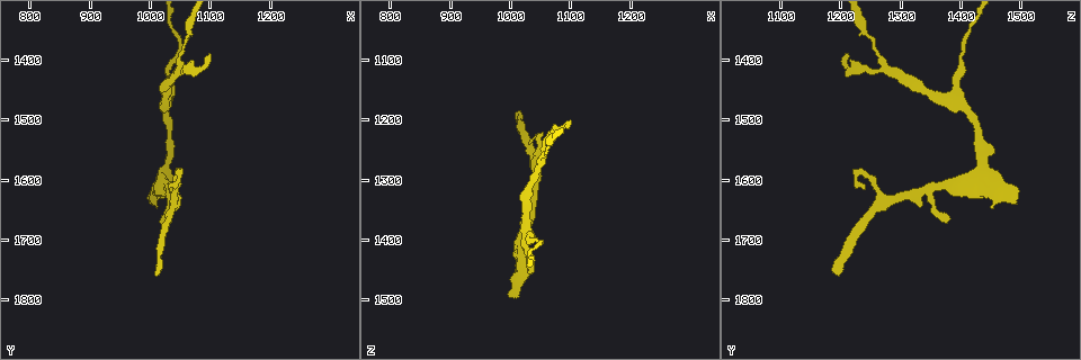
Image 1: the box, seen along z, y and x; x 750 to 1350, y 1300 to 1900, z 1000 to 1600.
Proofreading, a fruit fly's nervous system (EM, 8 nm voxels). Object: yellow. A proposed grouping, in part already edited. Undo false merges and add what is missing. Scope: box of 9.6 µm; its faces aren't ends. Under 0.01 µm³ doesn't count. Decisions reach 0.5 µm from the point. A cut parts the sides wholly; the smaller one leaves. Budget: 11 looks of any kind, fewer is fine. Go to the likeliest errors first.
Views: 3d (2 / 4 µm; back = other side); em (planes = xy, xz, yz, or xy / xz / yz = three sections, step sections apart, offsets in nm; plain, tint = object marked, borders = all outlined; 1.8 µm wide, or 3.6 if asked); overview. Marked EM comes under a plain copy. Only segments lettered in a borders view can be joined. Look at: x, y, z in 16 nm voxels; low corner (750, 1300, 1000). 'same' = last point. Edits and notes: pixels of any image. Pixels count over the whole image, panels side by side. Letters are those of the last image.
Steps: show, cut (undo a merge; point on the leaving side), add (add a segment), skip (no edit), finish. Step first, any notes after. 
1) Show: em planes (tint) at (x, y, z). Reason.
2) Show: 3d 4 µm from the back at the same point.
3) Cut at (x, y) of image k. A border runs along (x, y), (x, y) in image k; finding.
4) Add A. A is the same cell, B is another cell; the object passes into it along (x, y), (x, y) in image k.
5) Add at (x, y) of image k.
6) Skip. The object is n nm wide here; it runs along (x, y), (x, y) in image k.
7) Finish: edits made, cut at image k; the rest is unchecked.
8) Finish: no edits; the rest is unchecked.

Show: 3d 2 µm at (1005, 1765, 1195).

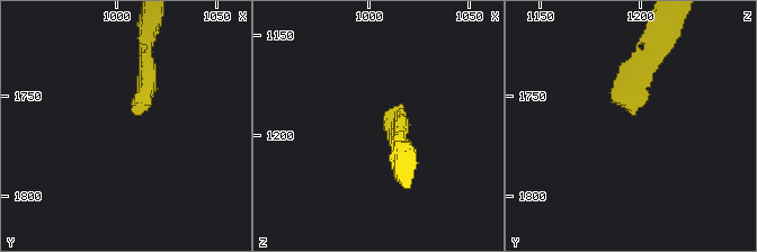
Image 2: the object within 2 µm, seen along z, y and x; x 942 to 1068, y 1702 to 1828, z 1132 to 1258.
Show: em planes (borders) at (1010, 1761, 1197).

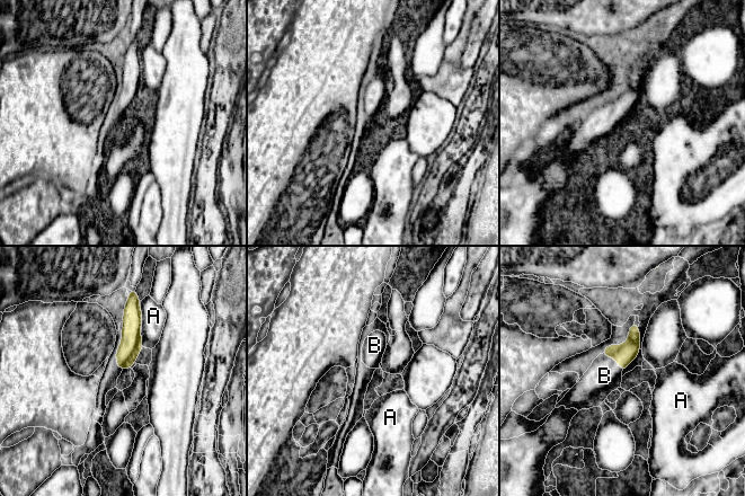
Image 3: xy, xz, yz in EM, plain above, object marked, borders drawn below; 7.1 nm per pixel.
Add B. The longest contact is with B, 200 nm; B is the same cell, A is another cell; it goes on there.

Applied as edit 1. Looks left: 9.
Show: 3d 2 µm from the back at (1030, 1615, 1240). Thin end.

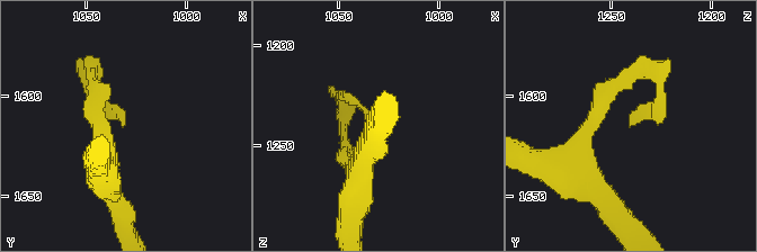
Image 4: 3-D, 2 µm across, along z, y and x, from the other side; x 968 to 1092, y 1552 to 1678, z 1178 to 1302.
Show: em planes (borders) at (1029, 1614, 1242).

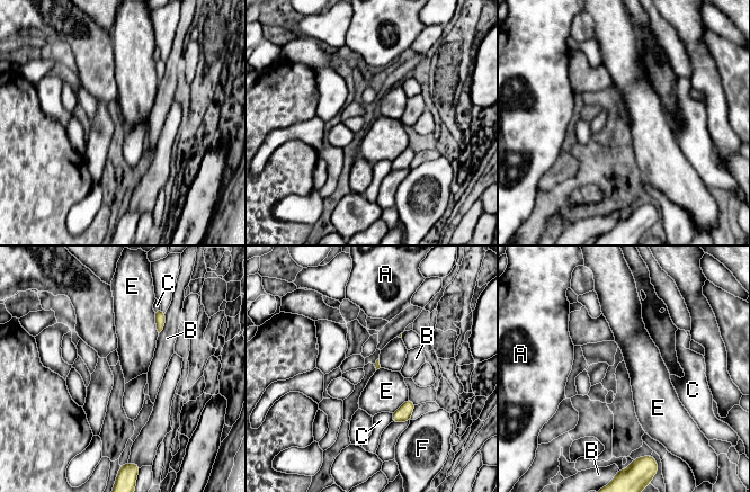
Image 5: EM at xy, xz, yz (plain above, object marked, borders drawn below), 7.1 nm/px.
Skip. A, B, C, E and F are other cells; a border runs along (153, 312), (155, 329), (159, 332) in image 5; no lettered segment goes on from it.

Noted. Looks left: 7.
Show: 3d 4 µm at (1020, 1670, 1375). An open end.

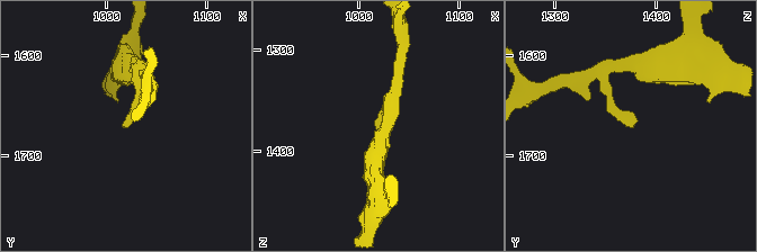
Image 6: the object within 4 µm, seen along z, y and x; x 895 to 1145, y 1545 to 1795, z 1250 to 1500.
Show: em 3.6 µm planes (borders) at (1016, 1668, 1376).

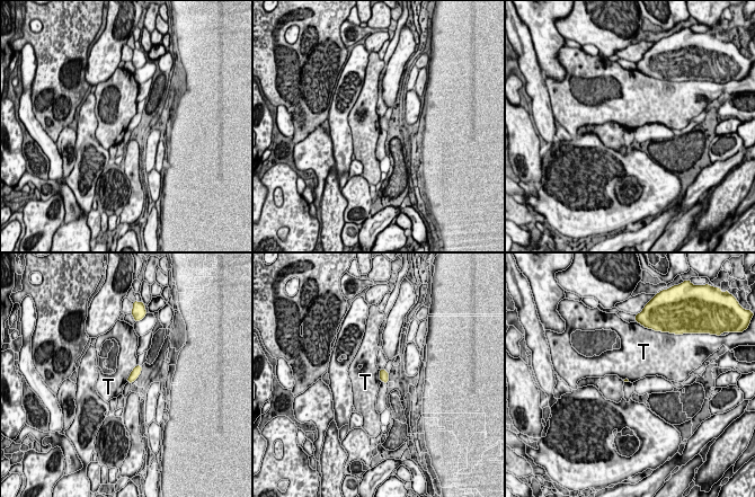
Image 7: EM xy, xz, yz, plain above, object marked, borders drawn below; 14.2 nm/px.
Skip. T is another cell; a border runs along (136, 365), (126, 381) in image 7; none of them fits.

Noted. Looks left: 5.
Show: em planes (borders) at (1095, 1390, 1215). Branch stops here.

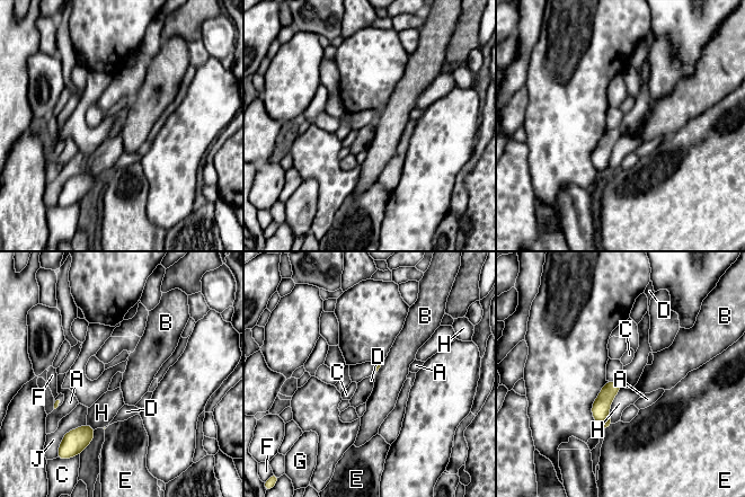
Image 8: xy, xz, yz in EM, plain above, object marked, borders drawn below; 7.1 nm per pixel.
Skip. The longest contact is with H, 260 nm; A, B, C, D, E, F, G, H and J are other cells; a border runs along (619, 382), (621, 387) in image 8; none of them fits.

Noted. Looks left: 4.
Finish: edits made, add at image 3; the rest is unchecked.

